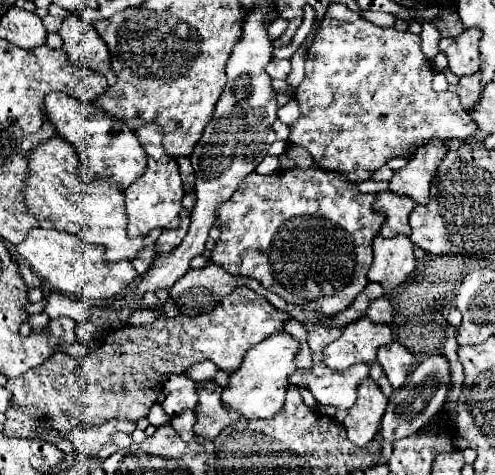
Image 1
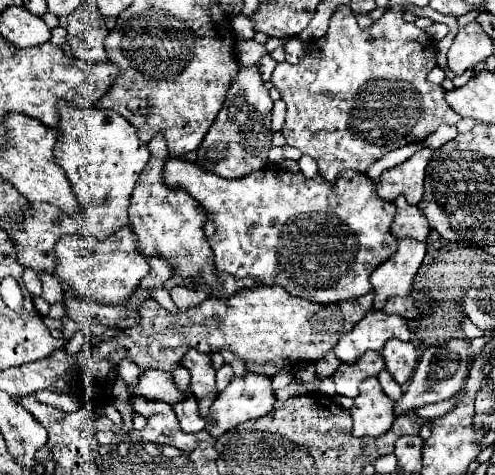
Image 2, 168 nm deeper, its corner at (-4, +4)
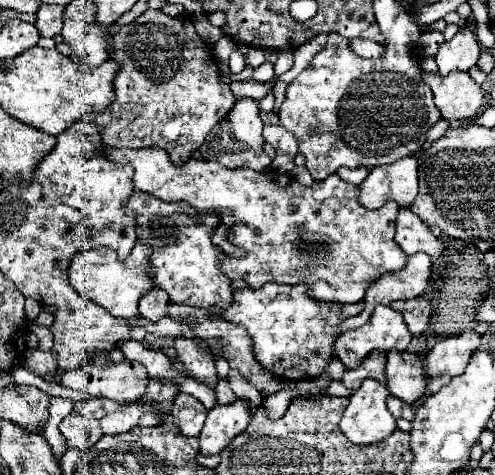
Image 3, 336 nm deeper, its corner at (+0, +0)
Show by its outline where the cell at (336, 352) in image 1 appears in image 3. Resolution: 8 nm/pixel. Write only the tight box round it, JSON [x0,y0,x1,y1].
[335,305,411,369]

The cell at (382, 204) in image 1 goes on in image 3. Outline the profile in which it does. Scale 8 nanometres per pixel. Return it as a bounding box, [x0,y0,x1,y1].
[395,209,443,257]

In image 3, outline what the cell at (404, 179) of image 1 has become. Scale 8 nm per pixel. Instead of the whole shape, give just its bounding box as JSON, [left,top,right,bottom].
[359,157,417,209]

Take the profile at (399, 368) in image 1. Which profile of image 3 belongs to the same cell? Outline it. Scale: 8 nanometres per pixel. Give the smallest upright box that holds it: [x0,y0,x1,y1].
[387,351,425,403]

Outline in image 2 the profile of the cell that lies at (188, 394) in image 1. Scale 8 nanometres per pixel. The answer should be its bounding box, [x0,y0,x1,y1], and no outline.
[133,369,185,405]

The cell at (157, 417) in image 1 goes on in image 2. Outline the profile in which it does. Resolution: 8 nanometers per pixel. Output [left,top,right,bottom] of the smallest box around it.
[117,359,141,387]

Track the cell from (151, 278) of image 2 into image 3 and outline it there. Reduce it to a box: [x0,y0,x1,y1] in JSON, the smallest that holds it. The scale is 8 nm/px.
[139,287,169,321]

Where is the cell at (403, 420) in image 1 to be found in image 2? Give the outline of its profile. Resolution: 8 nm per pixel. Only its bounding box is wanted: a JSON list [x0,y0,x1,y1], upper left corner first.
[395,339,473,415]

